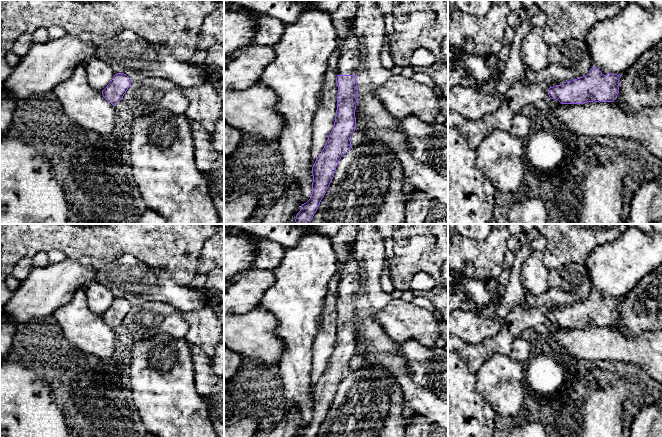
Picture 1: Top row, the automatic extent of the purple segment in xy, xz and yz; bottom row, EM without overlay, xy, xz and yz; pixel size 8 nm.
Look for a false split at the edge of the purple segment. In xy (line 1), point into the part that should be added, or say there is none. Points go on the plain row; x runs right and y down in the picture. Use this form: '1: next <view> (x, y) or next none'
1: next none

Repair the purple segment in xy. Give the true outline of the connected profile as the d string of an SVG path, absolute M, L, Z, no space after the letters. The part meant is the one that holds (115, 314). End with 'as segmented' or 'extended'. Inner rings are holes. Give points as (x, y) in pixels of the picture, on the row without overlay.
M117 297L107 311L102 315L102 319L109 327L115 329L123 323L123 320L131 307L131 303L126 298Z; as segmented

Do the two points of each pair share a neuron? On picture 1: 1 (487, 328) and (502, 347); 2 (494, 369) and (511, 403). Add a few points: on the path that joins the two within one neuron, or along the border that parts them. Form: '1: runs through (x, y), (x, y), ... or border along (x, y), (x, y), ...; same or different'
1: border along (502, 324), (494, 335), (471, 344); different
2: runs through (494, 378), (494, 383), (491, 386), (502, 394); same

